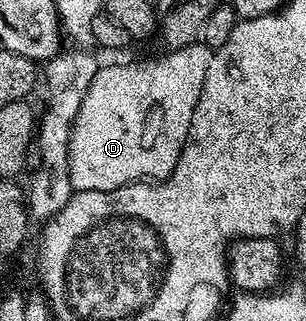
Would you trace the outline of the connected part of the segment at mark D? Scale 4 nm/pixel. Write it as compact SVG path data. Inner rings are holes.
M196 40L190 46L179 46L167 58L160 58L148 66L138 66L133 70L130 66L106 66L103 65L97 72L95 78L88 88L87 95L84 96L83 104L80 106L78 118L74 122L70 136L70 174L71 184L75 191L80 190L118 190L122 186L131 186L133 182L143 180L165 180L176 168L178 158L182 154L182 148L186 145L190 137L190 121L194 115L200 92L204 88L204 82L208 76L210 62L213 61L215 51L211 47Z

